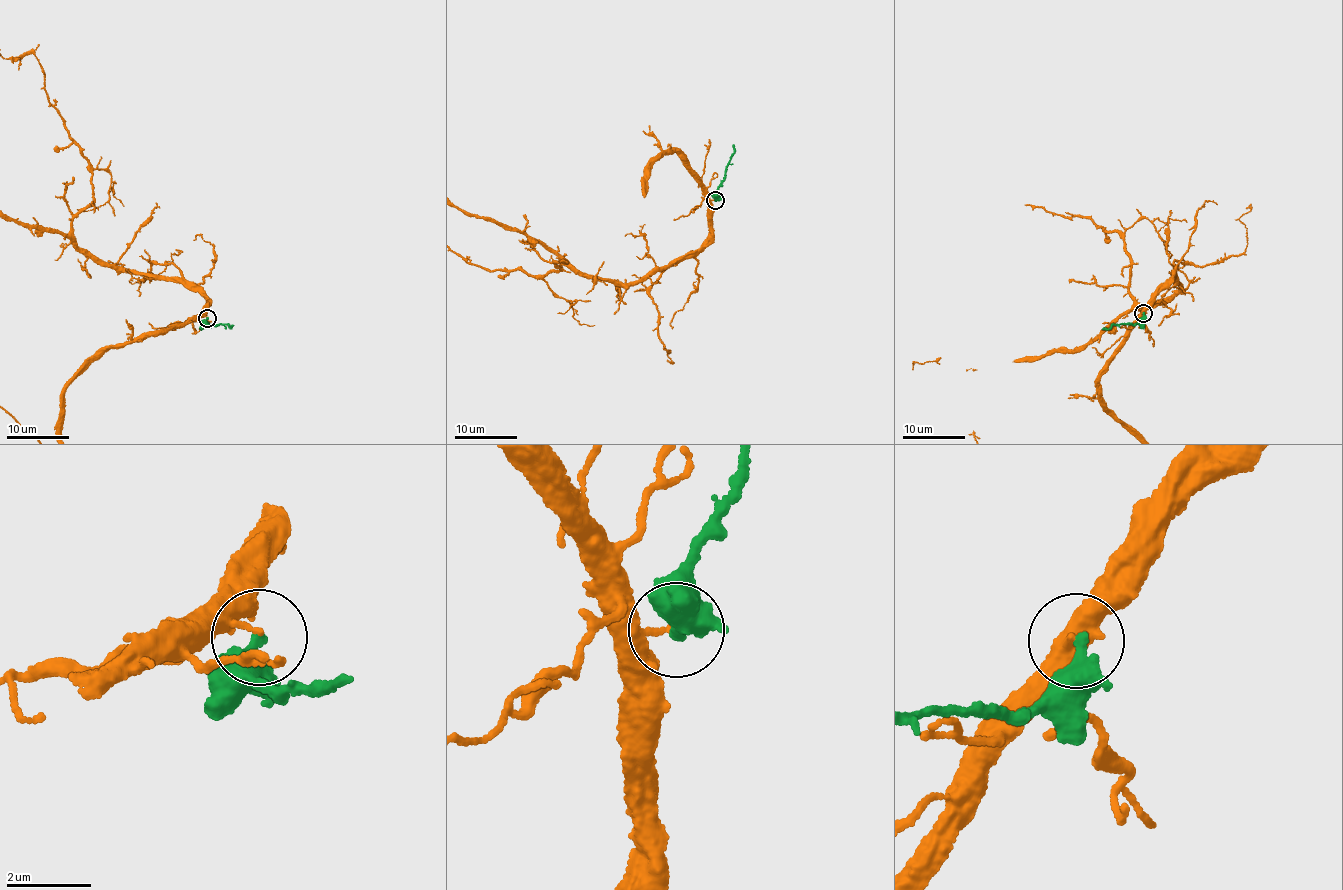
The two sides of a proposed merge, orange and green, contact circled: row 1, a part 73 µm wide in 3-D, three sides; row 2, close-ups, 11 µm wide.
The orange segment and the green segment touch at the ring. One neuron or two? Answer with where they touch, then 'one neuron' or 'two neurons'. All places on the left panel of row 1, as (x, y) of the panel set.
(207, 318) | two neurons

